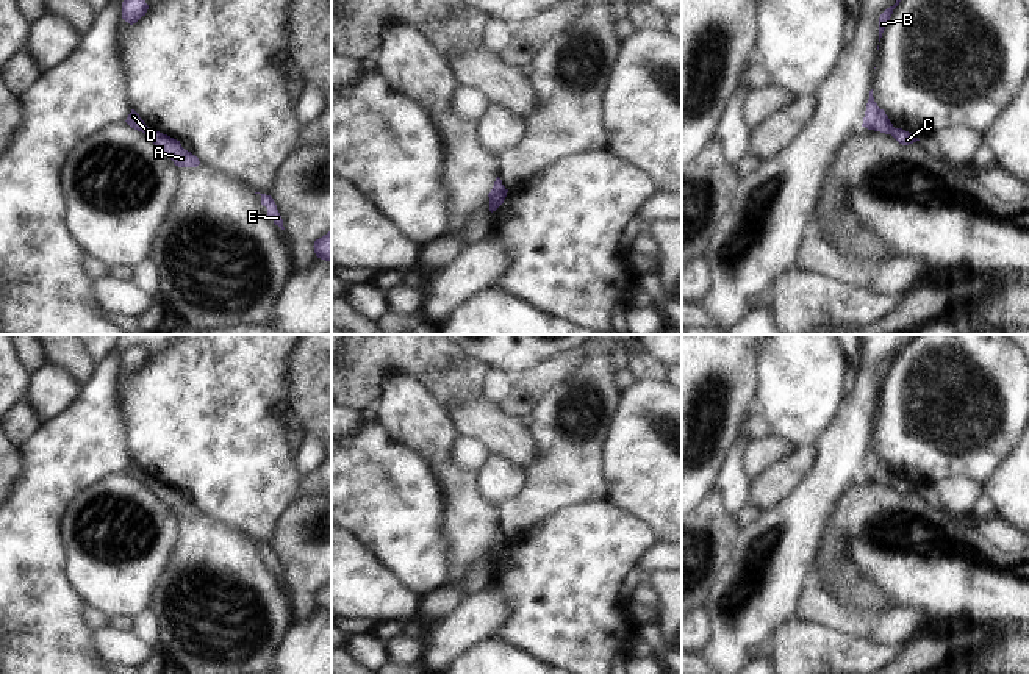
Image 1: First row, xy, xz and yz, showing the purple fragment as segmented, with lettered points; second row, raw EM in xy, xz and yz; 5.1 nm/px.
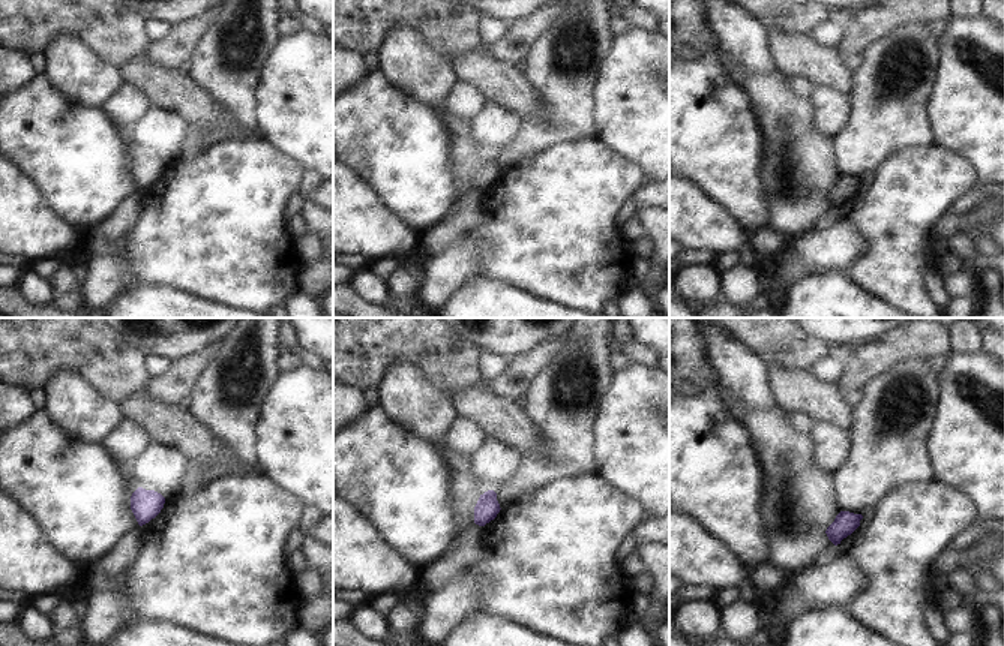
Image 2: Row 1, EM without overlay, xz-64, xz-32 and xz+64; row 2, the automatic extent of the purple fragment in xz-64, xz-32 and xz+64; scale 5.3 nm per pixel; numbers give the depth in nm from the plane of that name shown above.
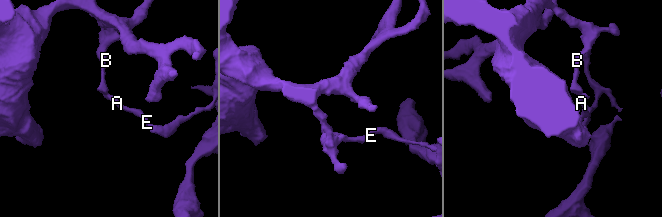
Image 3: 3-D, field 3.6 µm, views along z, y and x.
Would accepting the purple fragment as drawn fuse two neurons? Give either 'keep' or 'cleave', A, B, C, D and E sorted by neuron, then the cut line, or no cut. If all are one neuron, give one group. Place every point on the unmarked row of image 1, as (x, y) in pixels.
cleave; groups A C E / B D; cut xz (505, 540), (490, 551)

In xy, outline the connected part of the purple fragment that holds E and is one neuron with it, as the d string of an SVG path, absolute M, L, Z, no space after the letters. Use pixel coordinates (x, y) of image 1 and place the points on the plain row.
M260 544L261 546L261 555L267 558L267 568L274 571L275 575L278 575L281 580L283 577L283 569L277 560L277 555L271 546Z

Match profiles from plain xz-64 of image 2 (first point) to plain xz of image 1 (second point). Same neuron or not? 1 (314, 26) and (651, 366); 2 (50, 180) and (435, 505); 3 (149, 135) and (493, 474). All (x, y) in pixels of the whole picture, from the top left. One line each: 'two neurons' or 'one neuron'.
1: one neuron
2: one neuron
3: one neuron

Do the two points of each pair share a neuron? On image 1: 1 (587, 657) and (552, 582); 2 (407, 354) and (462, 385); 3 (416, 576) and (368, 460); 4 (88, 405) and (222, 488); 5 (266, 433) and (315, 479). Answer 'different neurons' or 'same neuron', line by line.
1: same neuron
2: same neuron
3: same neuron
4: different neurons
5: different neurons

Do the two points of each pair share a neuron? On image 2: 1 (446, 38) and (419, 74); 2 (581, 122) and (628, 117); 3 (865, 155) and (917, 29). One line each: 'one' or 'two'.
1: two
2: two
3: one

